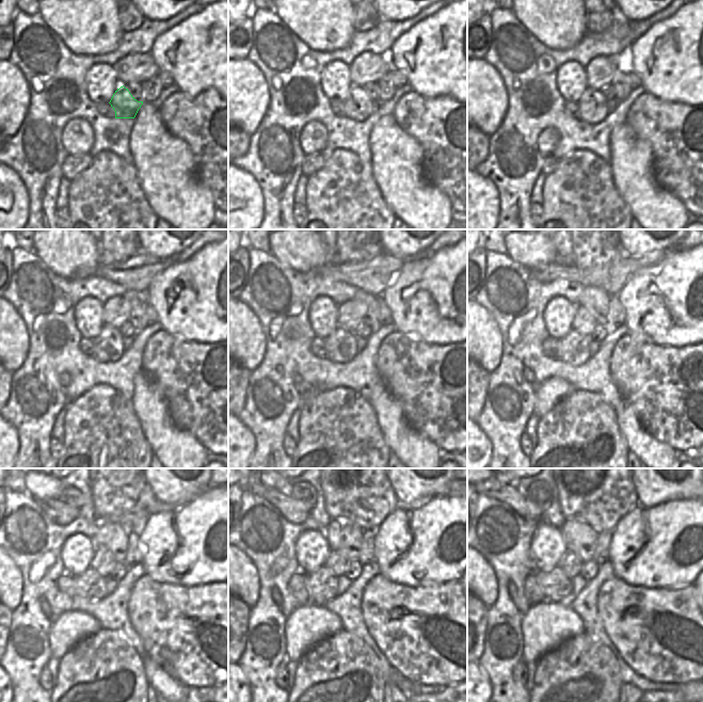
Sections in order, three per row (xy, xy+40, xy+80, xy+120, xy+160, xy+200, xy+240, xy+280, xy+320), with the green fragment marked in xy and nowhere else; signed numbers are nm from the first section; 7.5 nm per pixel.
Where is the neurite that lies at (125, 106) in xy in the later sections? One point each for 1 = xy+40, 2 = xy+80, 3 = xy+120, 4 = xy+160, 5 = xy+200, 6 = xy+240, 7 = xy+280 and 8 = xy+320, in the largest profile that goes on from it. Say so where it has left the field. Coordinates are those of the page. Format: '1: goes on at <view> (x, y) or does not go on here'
1: goes on at xy+40 (357, 106)
2: goes on at xy+80 (592, 107)
3: goes on at xy+120 (109, 345)
4: goes on at xy+160 (340, 346)
5: goes on at xy+200 (574, 349)
6: goes on at xy+240 (89, 585)
7: goes on at xy+280 (321, 585)
8: goes on at xy+320 (556, 586)

